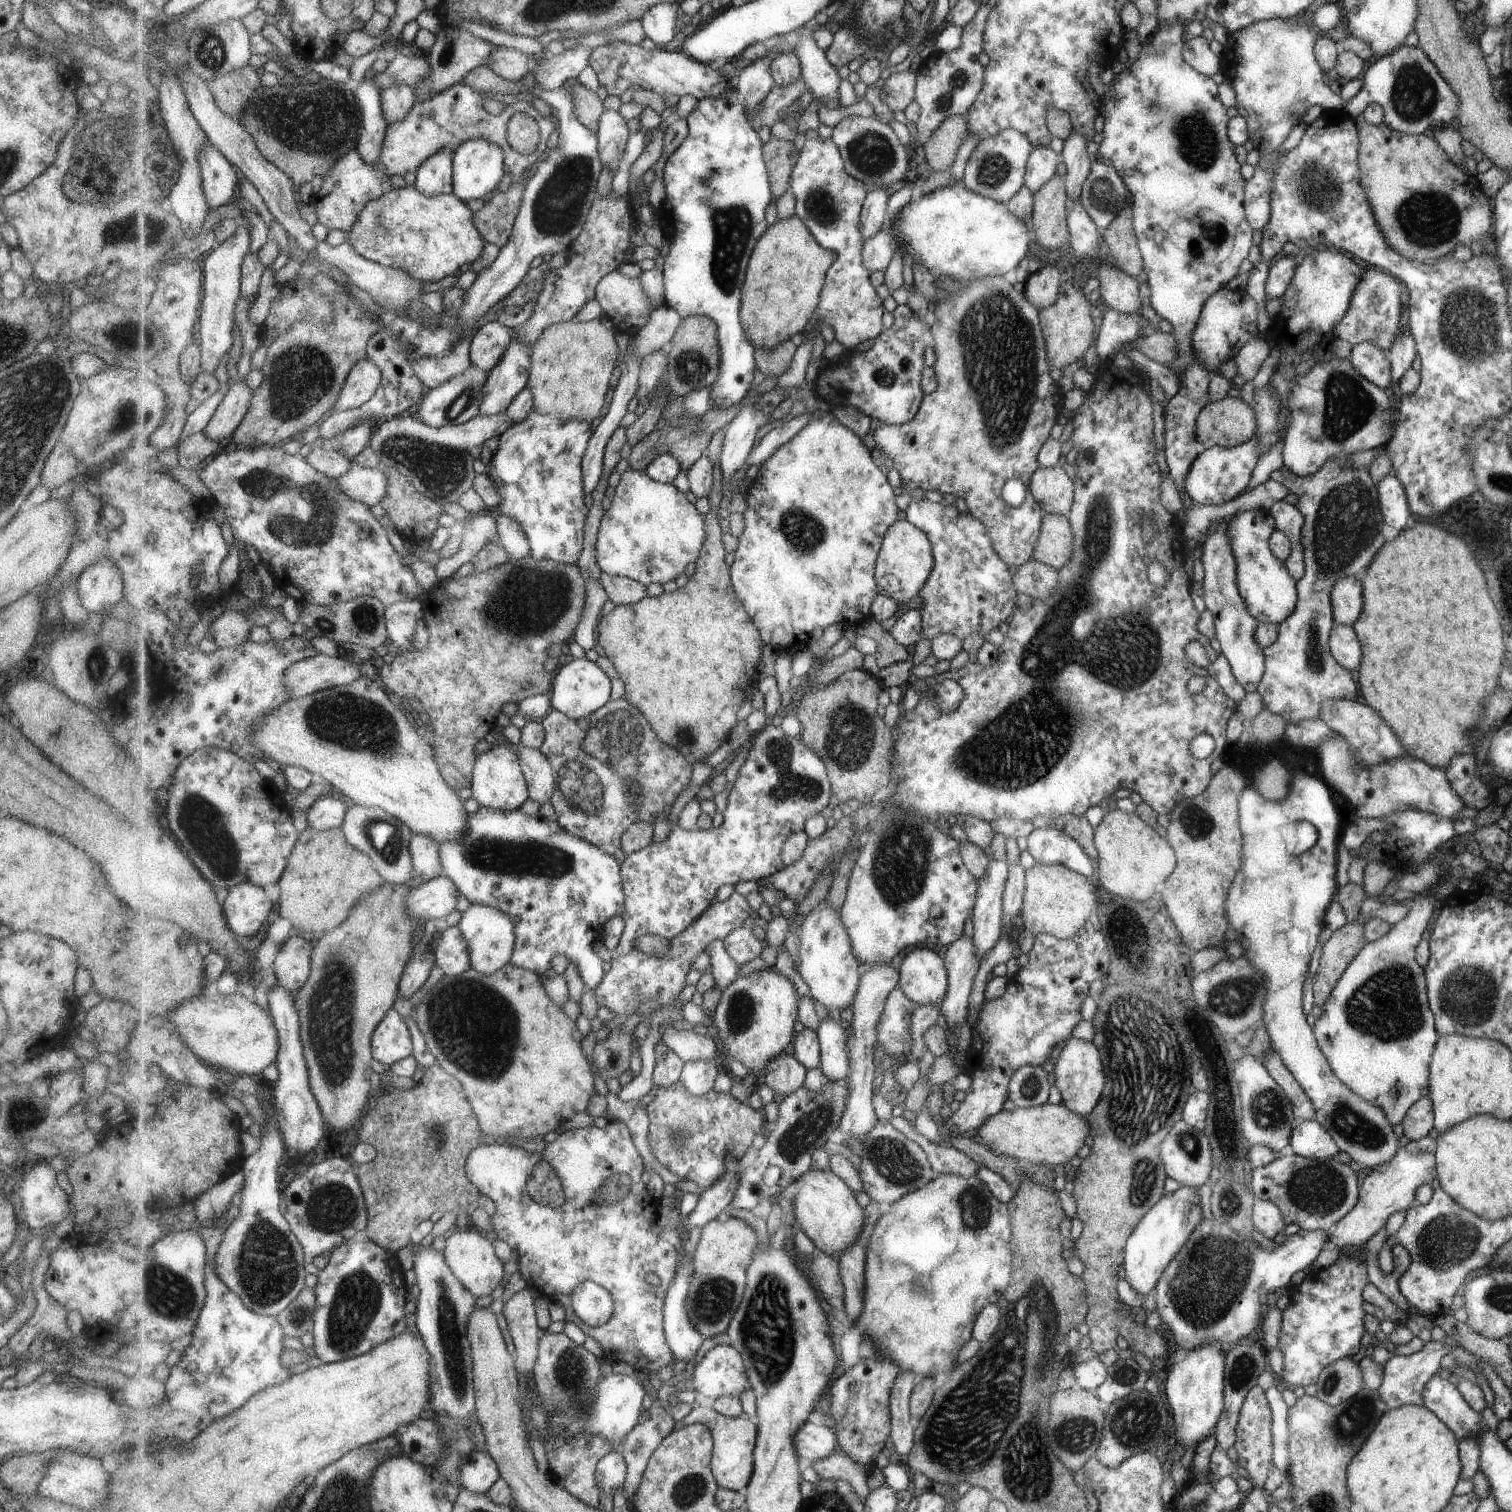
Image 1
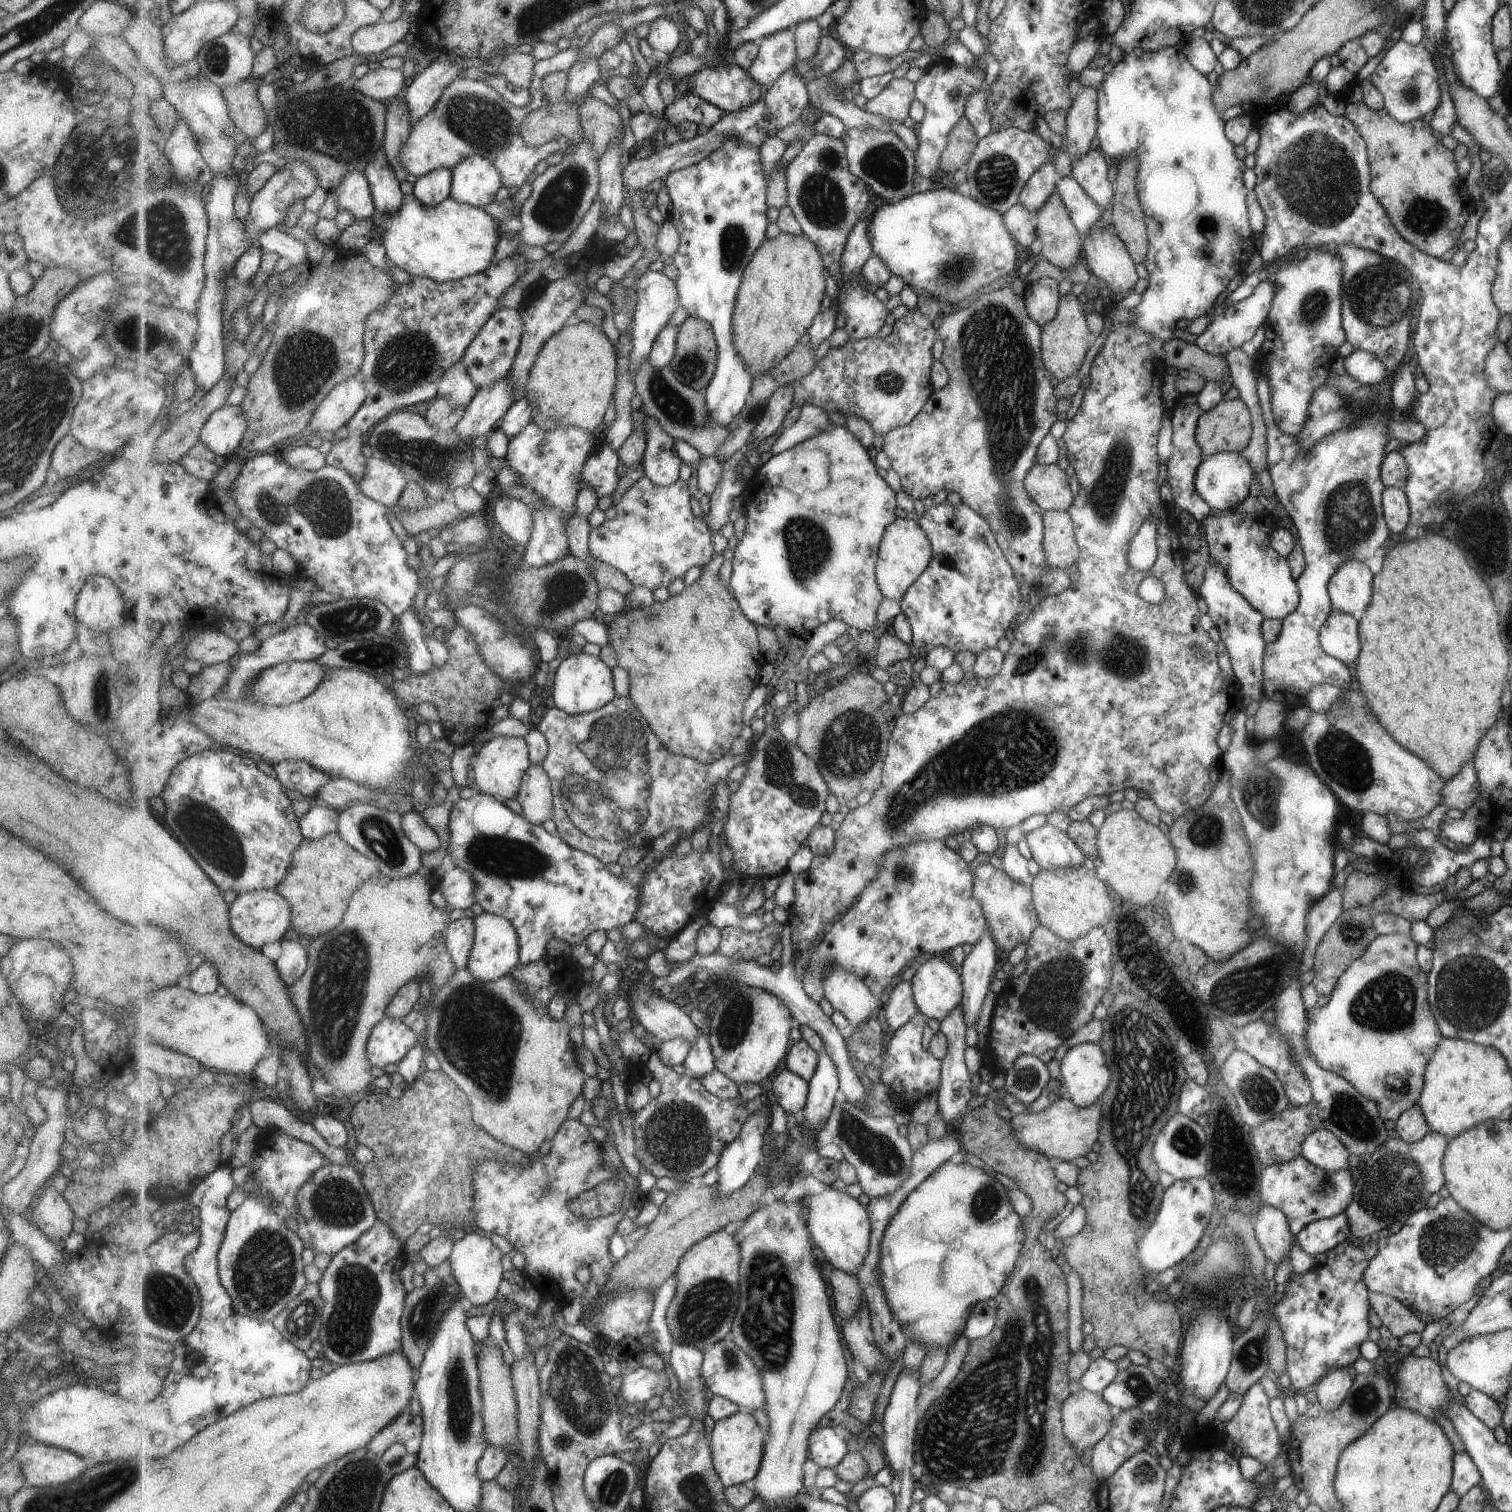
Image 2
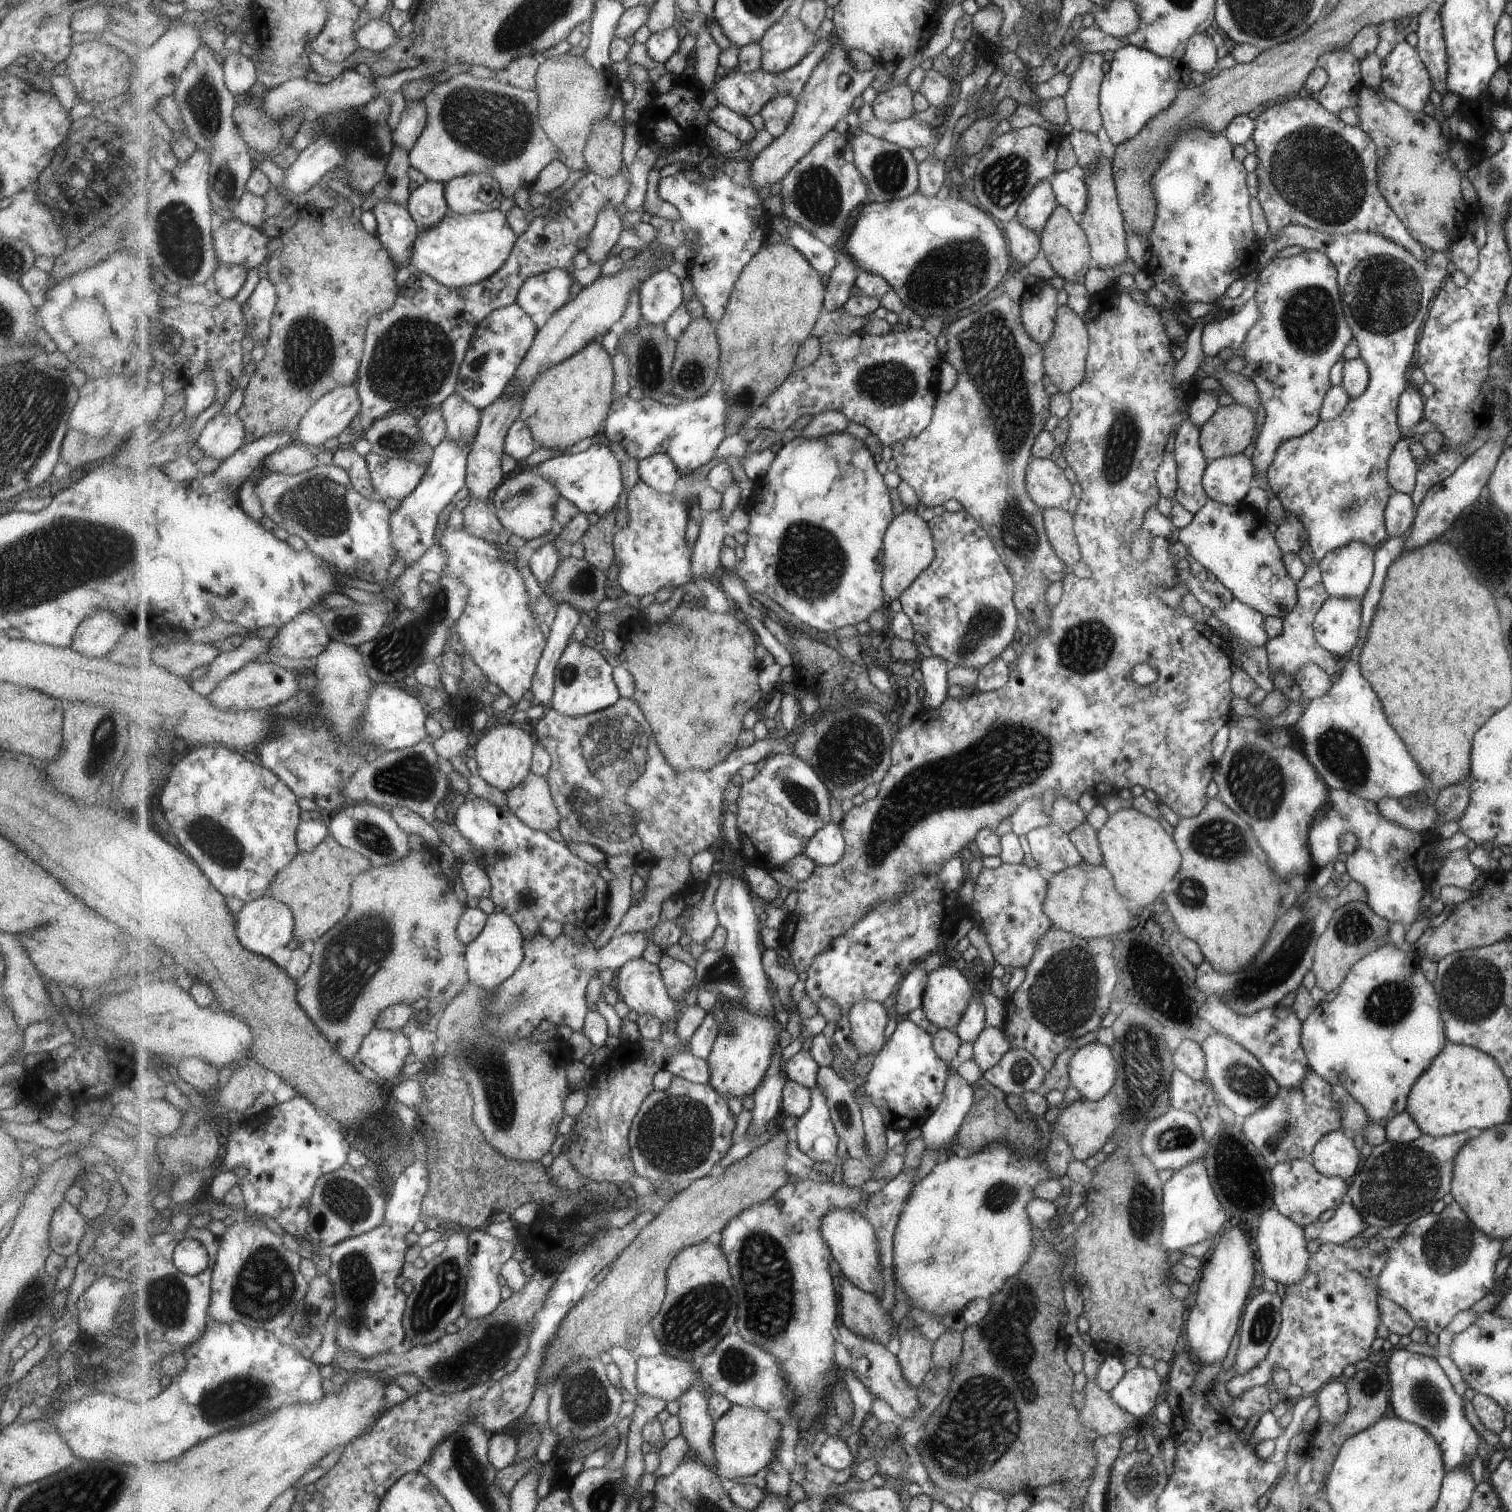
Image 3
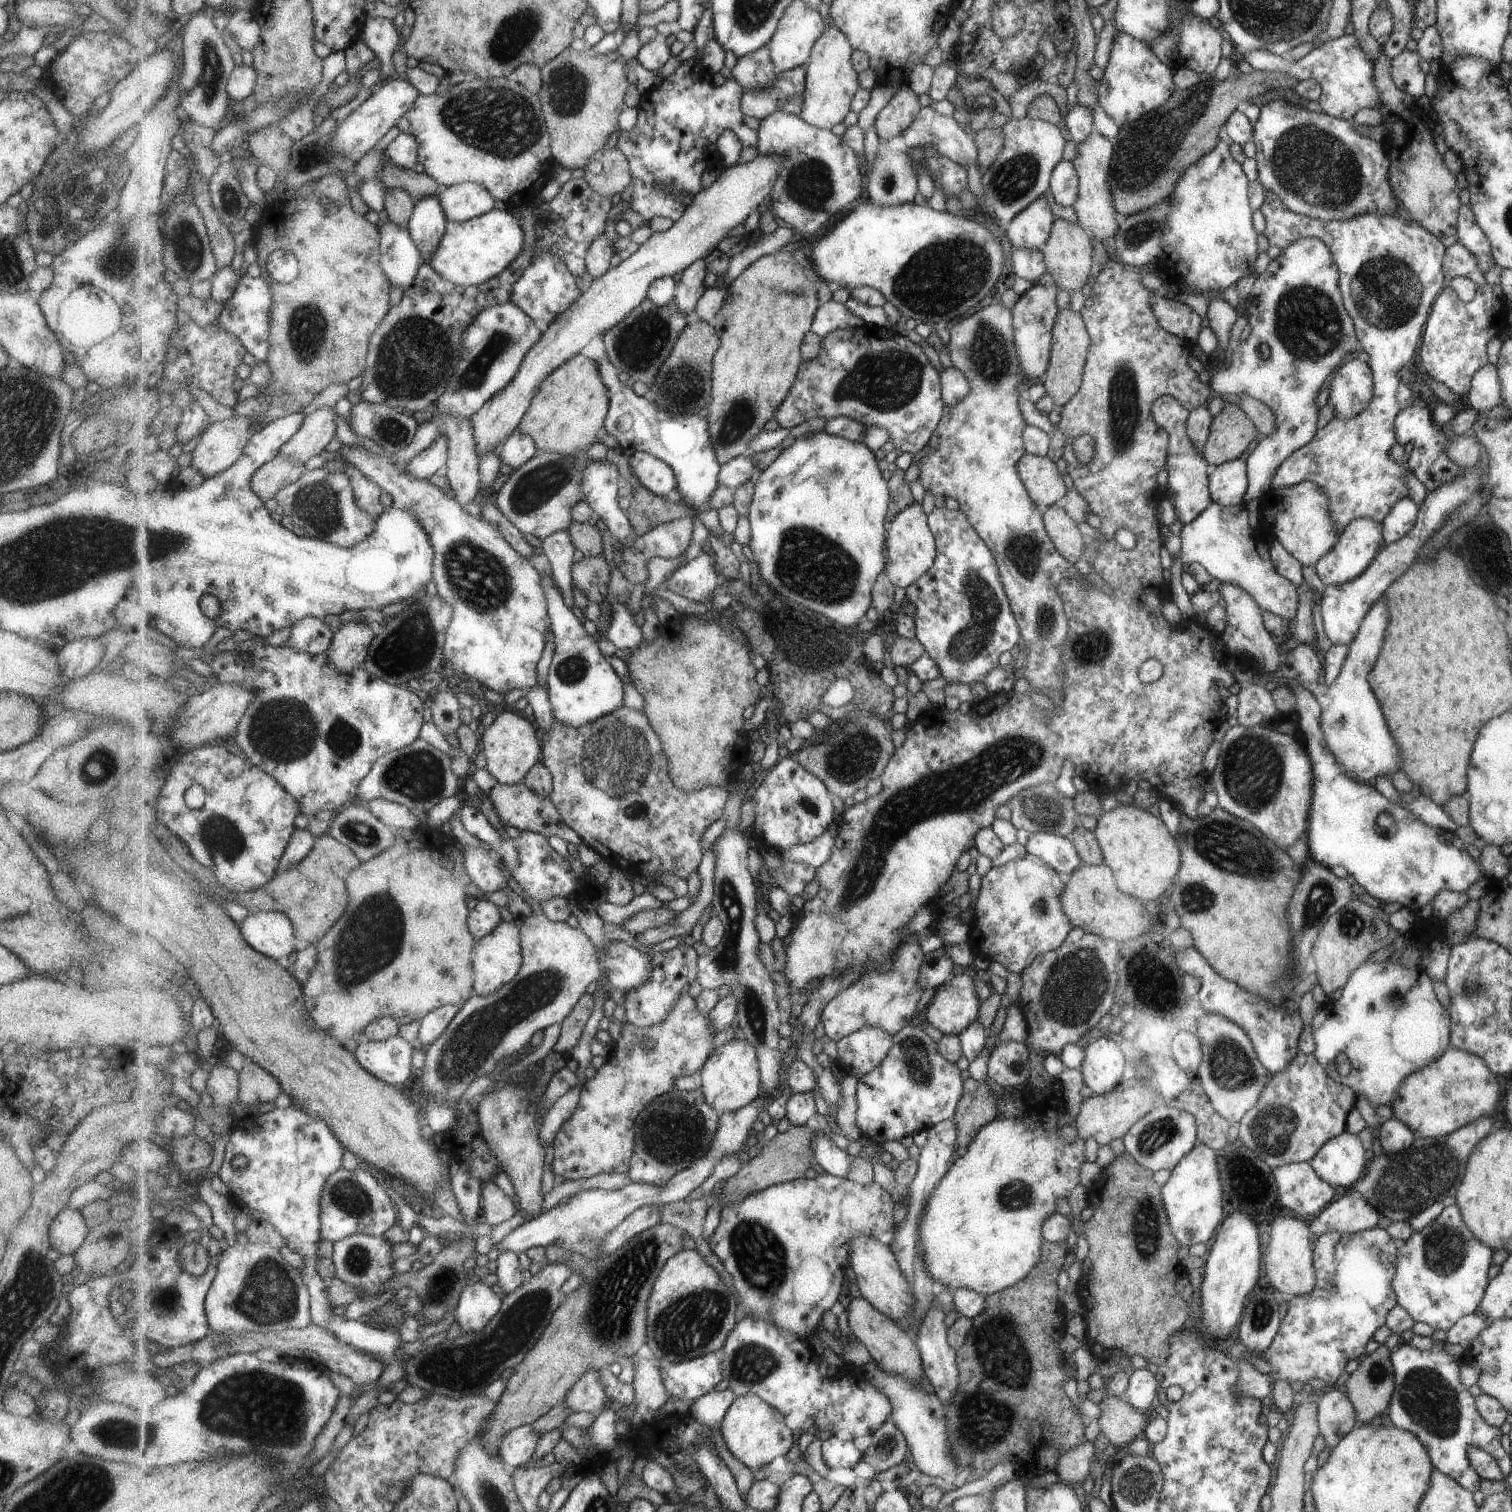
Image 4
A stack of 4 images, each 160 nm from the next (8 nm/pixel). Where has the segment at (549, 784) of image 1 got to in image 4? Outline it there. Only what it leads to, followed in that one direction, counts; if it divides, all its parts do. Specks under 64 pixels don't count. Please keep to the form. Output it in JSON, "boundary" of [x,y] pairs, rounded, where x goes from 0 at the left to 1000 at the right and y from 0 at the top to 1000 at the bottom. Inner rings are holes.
{"boundary":[[[329,517],[322,526],[330,542],[336,546],[345,550],[353,550],[361,554],[368,552],[374,557],[378,557],[382,560],[387,558],[384,552],[373,543],[364,526],[360,527],[355,525],[346,517],[340,519]]]}

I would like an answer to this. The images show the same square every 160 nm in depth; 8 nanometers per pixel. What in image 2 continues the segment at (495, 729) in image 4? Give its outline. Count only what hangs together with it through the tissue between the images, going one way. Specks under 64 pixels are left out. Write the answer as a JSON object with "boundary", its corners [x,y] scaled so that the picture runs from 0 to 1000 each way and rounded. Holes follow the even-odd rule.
{"boundary":[[[329,487],[325,488],[313,500],[312,509],[314,522],[335,530],[343,528],[347,512],[352,507],[349,490],[345,487]]]}

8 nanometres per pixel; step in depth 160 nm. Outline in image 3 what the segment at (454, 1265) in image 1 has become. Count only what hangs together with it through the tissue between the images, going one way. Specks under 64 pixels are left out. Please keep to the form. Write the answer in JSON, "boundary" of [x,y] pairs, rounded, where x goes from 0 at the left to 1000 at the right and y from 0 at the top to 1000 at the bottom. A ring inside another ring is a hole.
{"boundary":[[[320,812],[312,813],[310,819],[312,841],[310,844],[308,858],[307,858],[307,869],[312,874],[325,869],[333,861],[330,846],[332,845],[331,841],[334,835],[341,829],[341,825],[343,823],[341,820],[335,821],[324,817],[320,814]]]}

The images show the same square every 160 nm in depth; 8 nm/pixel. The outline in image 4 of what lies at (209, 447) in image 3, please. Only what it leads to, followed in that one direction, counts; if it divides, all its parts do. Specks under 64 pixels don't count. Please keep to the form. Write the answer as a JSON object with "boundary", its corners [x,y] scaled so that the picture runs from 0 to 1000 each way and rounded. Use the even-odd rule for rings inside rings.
{"boundary":[[[162,276],[143,278],[138,282],[127,298],[126,308],[137,315],[155,307],[167,289],[167,279]]]}

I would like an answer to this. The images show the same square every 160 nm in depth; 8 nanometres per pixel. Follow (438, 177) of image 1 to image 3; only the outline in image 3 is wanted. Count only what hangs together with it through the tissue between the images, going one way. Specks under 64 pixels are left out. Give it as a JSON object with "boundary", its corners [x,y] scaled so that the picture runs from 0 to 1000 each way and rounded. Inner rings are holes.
{"boundary":[[[279,118],[278,123],[271,130],[270,138],[278,153],[288,150],[294,144],[298,138],[295,123],[294,120]]]}

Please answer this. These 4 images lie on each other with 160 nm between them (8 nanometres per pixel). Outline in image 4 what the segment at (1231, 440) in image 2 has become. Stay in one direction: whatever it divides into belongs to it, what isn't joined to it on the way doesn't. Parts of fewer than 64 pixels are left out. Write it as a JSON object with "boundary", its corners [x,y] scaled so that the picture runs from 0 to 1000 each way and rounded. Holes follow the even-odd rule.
{"boundary":[[[811,267],[802,276],[799,288],[795,296],[795,302],[798,308],[804,309],[808,306],[819,303],[830,290],[828,277],[821,269]]]}

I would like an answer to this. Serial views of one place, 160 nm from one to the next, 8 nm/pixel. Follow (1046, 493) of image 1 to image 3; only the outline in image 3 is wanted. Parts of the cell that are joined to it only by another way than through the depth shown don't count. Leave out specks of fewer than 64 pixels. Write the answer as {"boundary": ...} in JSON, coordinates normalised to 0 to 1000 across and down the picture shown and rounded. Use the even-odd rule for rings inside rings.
{"boundary":[[[683,302],[677,312],[677,322],[683,331],[690,337],[704,335],[708,320],[695,303]]]}

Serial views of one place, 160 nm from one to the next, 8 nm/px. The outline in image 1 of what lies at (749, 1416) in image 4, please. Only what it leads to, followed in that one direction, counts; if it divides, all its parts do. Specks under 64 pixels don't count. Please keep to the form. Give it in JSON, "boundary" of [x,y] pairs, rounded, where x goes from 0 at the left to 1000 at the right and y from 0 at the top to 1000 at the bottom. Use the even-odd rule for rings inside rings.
{"boundary":[[[458,929],[456,935],[449,941],[449,944],[458,941],[466,941],[471,945],[472,950],[471,972],[476,984],[492,987],[499,974],[499,960],[501,953],[501,941],[497,940],[493,937],[480,937],[474,934],[473,931],[462,929]]]}

